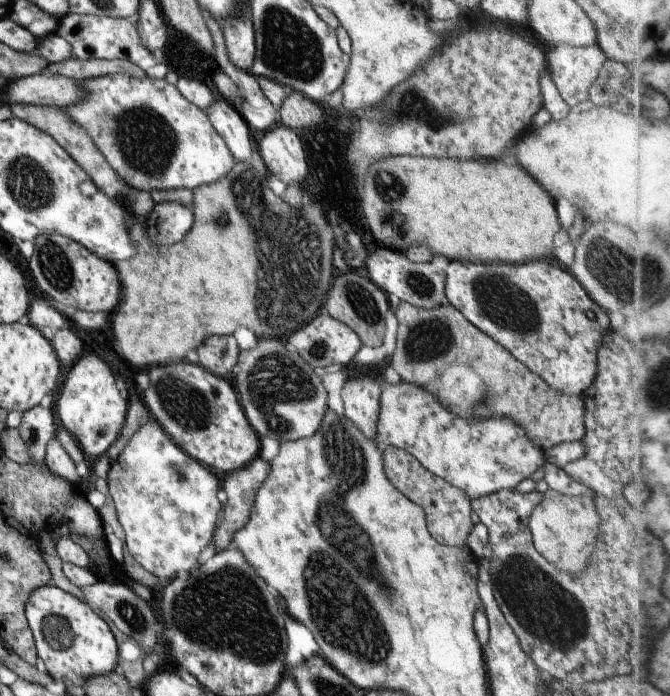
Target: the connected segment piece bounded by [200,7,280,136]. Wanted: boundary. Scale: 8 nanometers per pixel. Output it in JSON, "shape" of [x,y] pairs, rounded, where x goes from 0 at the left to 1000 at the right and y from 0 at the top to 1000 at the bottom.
{"shape":[[[299,10],[299,14],[318,49],[321,80],[328,92],[328,99],[342,106],[355,122],[360,165],[366,170],[373,187],[384,195],[404,188],[418,178],[415,157],[391,134],[384,112],[375,102],[366,102],[348,93],[330,45],[330,34],[304,10]]]}

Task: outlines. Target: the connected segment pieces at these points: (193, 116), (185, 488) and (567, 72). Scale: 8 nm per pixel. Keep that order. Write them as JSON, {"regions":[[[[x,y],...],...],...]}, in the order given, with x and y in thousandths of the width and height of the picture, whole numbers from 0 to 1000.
{"regions":[[[[172,106],[118,115],[130,132],[130,141],[119,149],[93,154],[127,184],[145,211],[157,221],[169,243],[200,274],[218,272],[284,272],[318,263],[334,256],[352,233],[331,194],[313,175],[309,161],[287,149],[266,128],[248,114],[212,112]]],[[[227,599],[196,626],[188,644],[166,665],[158,691],[187,764],[185,779],[212,816],[246,835],[281,825],[294,813],[296,796],[315,780],[333,731],[322,714],[328,695],[312,671],[278,652]]],[[[891,60],[870,68],[836,62],[816,78],[822,114],[854,155],[881,141],[881,129],[906,80]]]]}

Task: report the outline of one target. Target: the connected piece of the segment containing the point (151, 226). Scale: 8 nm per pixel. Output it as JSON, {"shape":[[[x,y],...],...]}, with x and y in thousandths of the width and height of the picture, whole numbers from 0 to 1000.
{"shape":[[[263,289],[233,292],[227,310],[218,315],[219,341],[234,352],[255,352],[272,345],[288,326],[287,295]]]}

